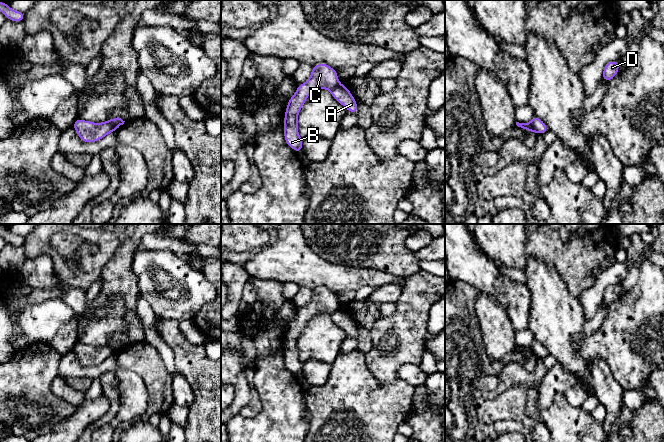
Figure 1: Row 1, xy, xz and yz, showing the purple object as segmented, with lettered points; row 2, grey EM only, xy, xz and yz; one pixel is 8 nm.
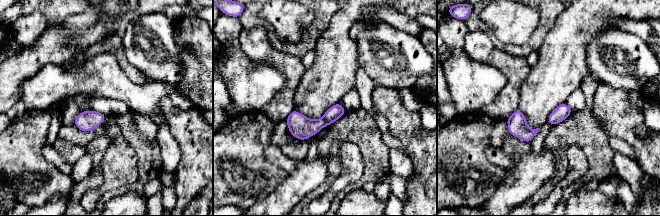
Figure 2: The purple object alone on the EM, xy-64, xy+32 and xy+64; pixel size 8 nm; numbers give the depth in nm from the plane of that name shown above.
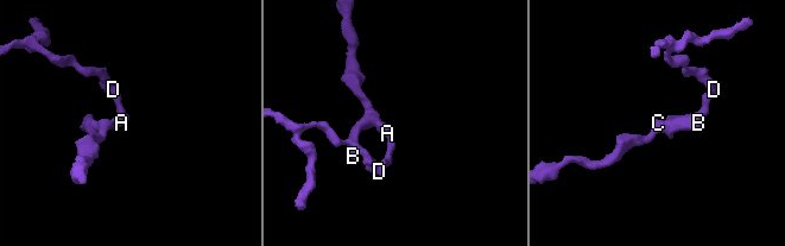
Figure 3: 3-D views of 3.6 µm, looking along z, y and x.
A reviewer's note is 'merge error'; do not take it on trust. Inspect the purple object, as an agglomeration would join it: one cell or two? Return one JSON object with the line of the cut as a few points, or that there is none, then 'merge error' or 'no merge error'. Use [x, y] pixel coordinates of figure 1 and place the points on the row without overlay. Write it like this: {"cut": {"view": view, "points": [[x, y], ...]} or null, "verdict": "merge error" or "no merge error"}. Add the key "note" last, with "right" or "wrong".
{"cut": {"view": "xy", "points": [[108, 344], [114, 354]]}, "verdict": "merge error", "note": "right"}

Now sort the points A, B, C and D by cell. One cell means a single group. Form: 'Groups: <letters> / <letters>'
Groups: A D / B C

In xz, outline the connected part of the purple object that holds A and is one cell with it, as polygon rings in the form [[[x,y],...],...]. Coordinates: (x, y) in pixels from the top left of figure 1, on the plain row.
[[[339,308],[332,315],[333,322],[346,332],[347,335],[357,339],[358,329],[352,317],[344,308]]]

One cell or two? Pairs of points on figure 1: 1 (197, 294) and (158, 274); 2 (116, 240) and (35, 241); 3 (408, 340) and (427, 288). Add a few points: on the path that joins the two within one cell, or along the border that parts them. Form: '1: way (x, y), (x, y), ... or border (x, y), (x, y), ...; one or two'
1: way (187, 292), (176, 291), (168, 283); one
2: way (96, 260), (87, 268), (67, 268), (55, 256); one
3: way (408, 327), (416, 300); one

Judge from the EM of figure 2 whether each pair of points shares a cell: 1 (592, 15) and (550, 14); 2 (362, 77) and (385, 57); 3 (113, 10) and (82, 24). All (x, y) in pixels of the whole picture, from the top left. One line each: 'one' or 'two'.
1: two
2: two
3: one

